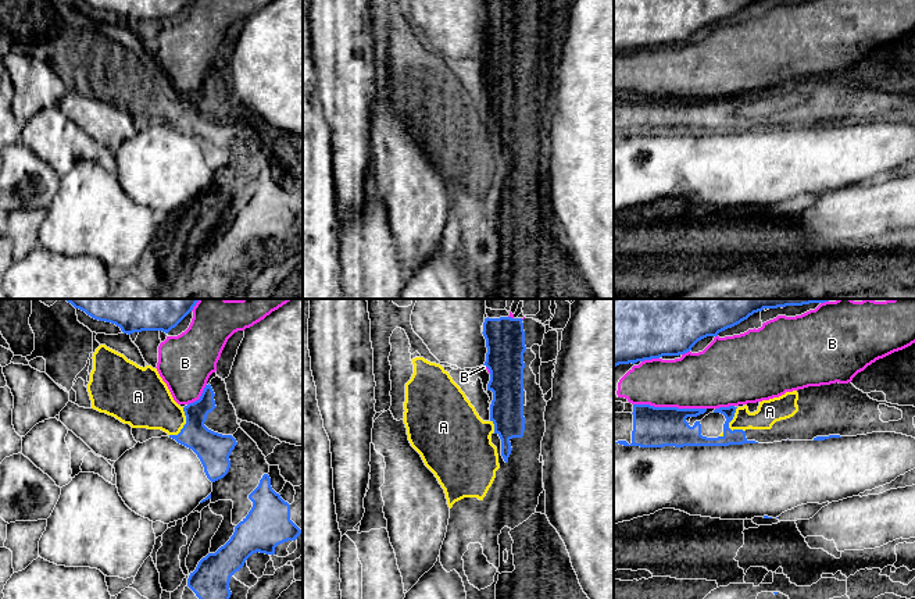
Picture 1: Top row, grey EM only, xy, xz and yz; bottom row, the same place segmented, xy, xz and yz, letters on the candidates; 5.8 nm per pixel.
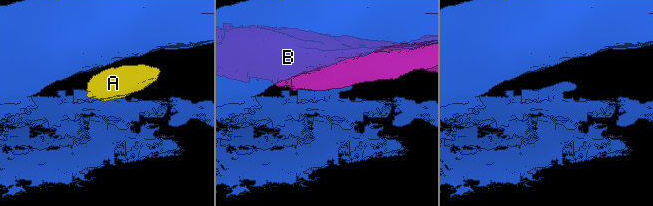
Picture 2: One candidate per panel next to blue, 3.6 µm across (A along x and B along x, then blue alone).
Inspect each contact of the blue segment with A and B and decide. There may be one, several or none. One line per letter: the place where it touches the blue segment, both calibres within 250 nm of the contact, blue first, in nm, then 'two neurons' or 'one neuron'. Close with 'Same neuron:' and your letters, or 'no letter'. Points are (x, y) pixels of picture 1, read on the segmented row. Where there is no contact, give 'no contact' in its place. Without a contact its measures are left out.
A: meets blue in yz at (728, 425); 120 nm thick on the blue side, 140 nm on the other; two neurons
B: meets blue in yz at (669, 407); 240 nm thick on the blue side, 320 nm on the other; two neurons
Same neuron: no letter

